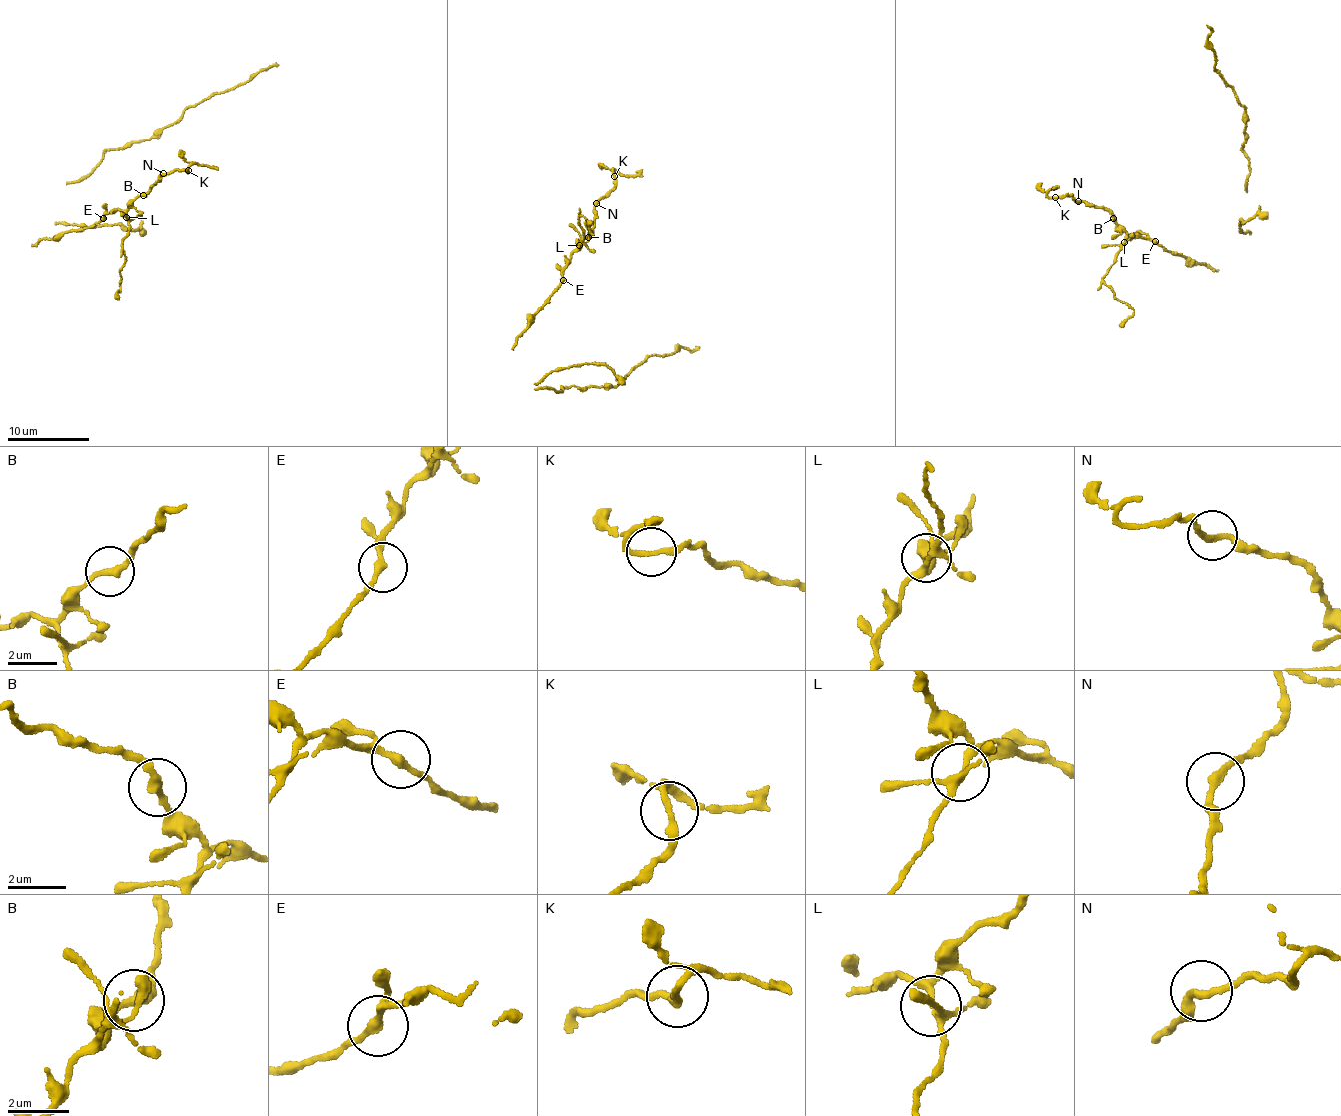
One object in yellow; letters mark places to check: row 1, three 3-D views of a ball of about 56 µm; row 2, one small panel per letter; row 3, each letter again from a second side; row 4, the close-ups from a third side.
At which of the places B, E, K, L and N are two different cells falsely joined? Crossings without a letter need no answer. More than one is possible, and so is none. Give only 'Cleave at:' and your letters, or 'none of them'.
Cleave at: K, L

